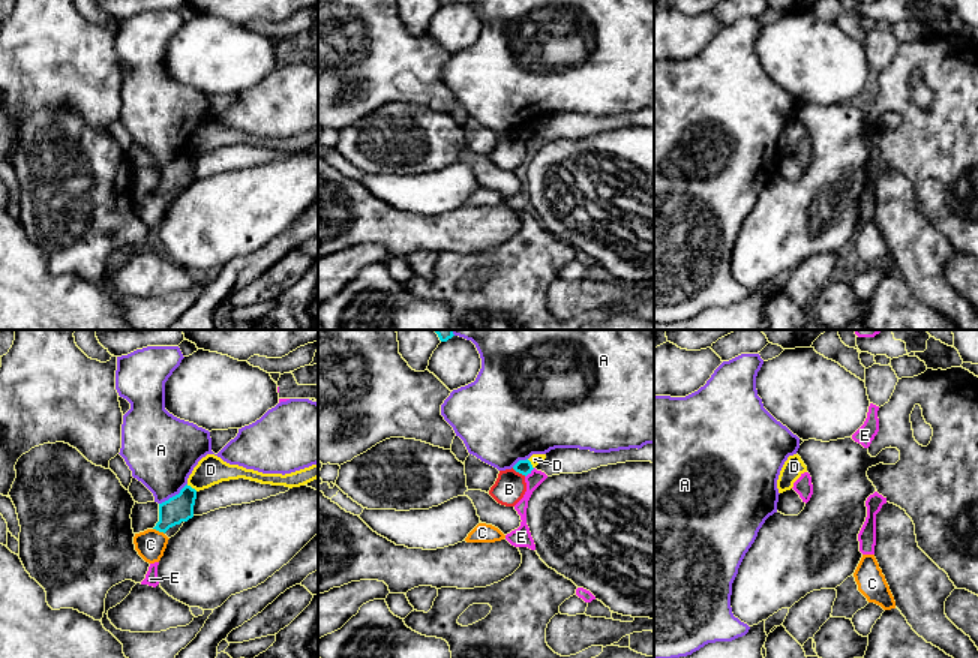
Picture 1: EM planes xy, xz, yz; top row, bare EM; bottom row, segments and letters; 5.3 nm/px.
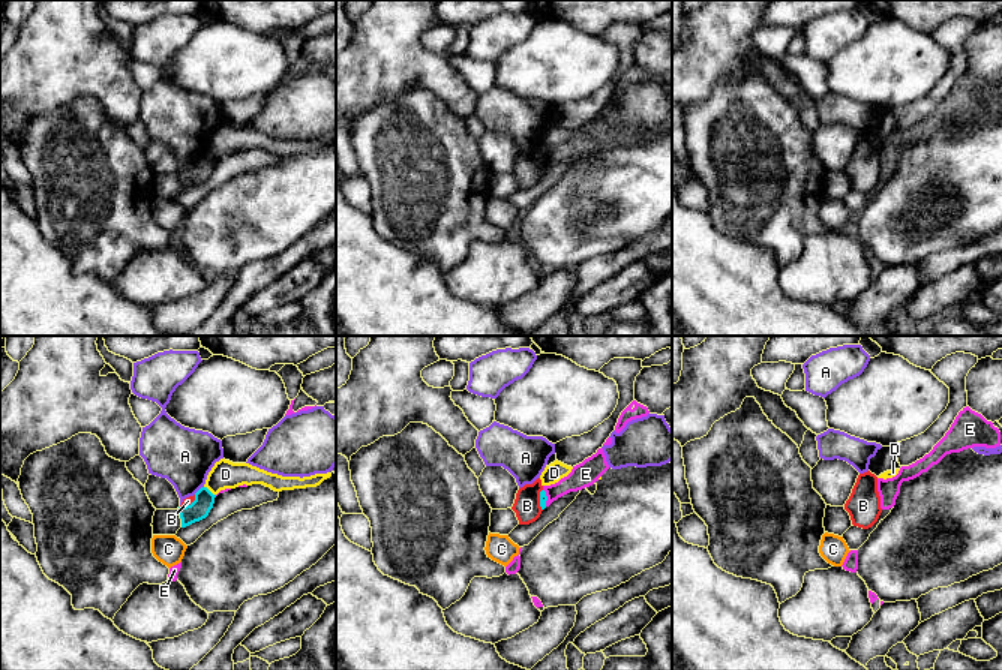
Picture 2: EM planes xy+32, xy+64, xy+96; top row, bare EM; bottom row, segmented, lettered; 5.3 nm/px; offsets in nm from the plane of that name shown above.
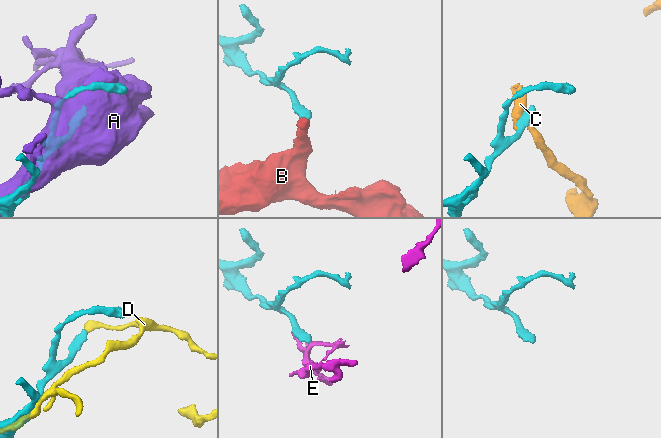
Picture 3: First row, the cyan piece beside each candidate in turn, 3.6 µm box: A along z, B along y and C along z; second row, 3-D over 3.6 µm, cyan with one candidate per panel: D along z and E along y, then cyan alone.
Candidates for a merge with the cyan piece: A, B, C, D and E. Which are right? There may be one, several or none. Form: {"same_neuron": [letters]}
{"same_neuron": []}

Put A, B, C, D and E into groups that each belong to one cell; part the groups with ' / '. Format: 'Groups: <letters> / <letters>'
Groups: A / B / C / D / E

